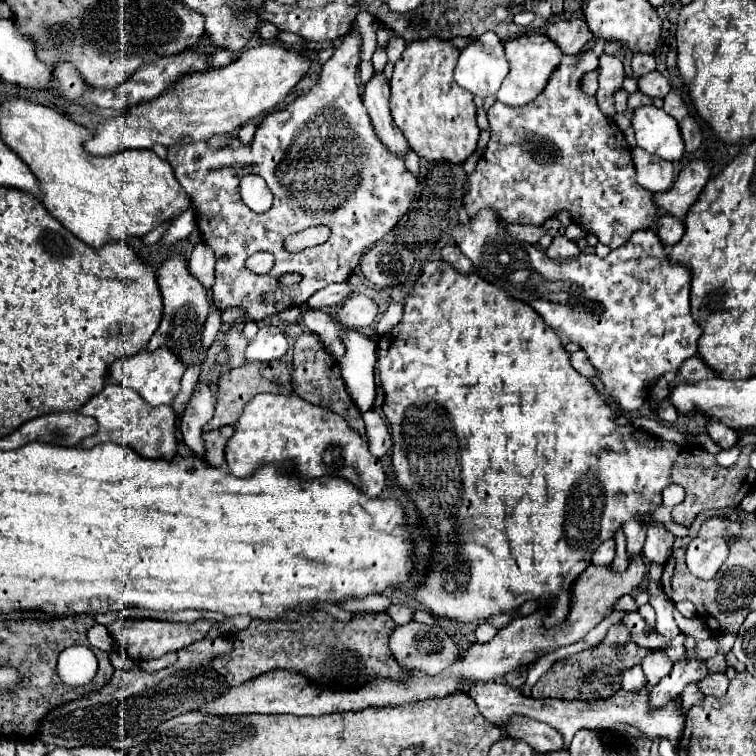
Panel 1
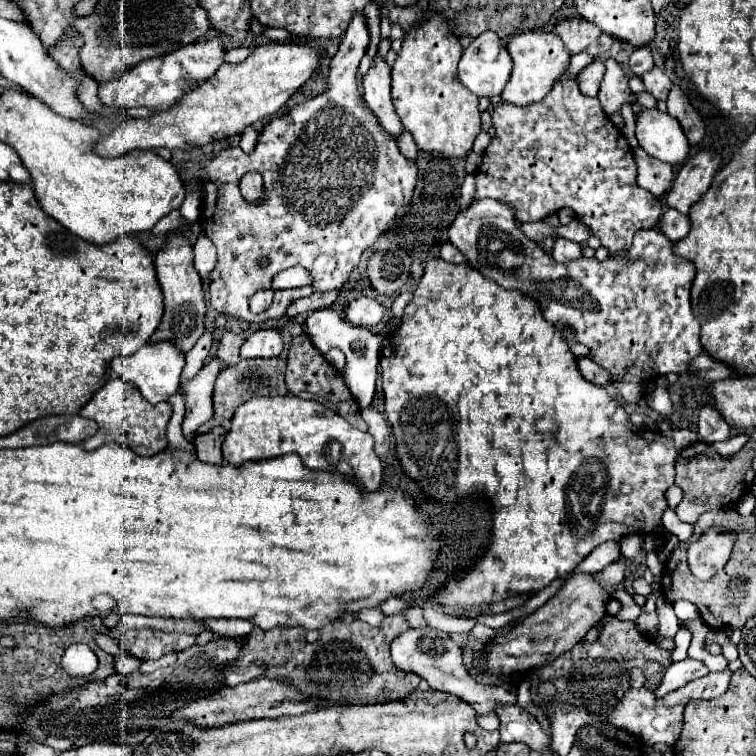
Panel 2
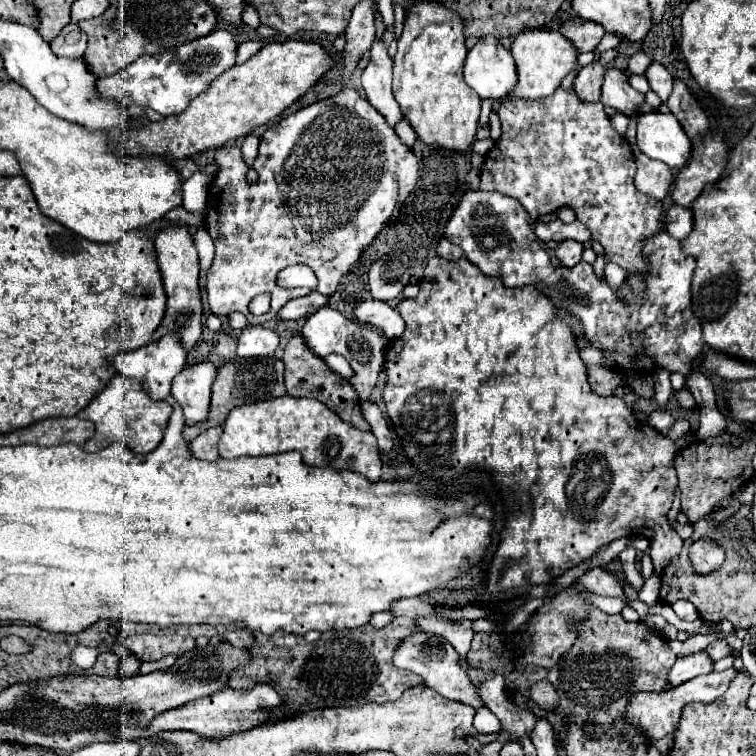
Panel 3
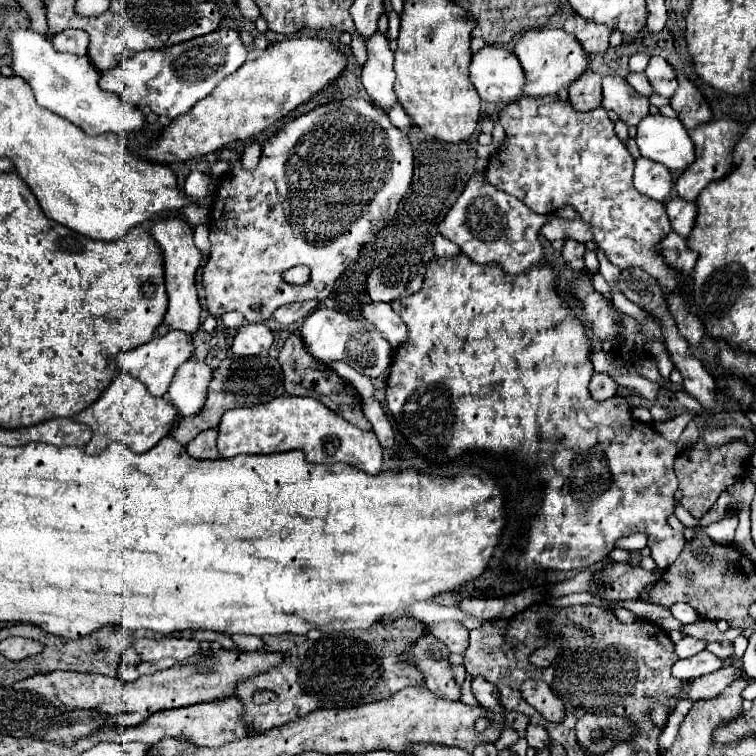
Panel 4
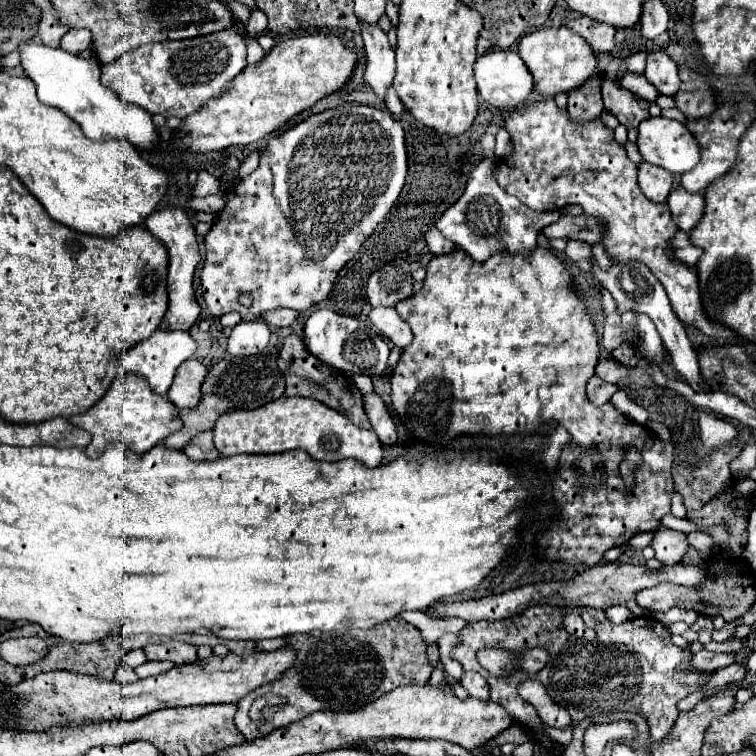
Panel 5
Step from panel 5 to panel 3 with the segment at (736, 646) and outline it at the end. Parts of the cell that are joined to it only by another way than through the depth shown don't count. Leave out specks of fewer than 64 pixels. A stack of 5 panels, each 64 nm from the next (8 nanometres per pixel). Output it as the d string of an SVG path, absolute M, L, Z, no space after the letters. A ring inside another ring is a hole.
M714 640L714 642L706 648L706 652L708 652L714 660L720 660L720 658L732 654L732 648L728 646L726 640Z

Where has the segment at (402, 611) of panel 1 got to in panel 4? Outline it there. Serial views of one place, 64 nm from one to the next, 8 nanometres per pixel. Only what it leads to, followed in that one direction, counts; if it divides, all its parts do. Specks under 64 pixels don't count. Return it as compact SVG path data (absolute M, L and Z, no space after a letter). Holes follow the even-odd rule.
M458 622L432 624L432 634L444 642L452 654L464 654L468 648L468 630Z

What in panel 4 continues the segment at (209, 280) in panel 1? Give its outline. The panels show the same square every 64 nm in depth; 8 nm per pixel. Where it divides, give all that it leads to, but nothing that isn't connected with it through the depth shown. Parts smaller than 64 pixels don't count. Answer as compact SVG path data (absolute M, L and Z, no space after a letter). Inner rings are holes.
M198 224L194 228L194 242L200 248L200 252L204 256L210 254L210 240L208 240L208 224Z

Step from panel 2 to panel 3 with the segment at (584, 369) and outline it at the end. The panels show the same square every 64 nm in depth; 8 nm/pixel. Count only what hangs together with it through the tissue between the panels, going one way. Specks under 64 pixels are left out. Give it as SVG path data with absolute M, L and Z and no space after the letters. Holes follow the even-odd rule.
M588 366L588 380L598 396L610 396L620 386L620 376L602 366Z

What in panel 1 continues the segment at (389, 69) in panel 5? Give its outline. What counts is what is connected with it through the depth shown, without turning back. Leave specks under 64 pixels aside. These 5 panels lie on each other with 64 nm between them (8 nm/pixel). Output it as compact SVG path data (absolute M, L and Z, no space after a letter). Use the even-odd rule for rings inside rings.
M374 72L370 82L364 86L364 94L362 94L362 100L364 100L364 106L368 108L368 114L372 118L372 124L374 124L374 130L378 134L378 138L384 142L384 146L404 158L404 154L408 152L408 142L404 140L404 134L400 132L400 128L396 128L396 122L392 120L392 114L390 114L390 106L388 106L388 100L390 100L390 86L388 86L388 80L384 76L384 72Z

